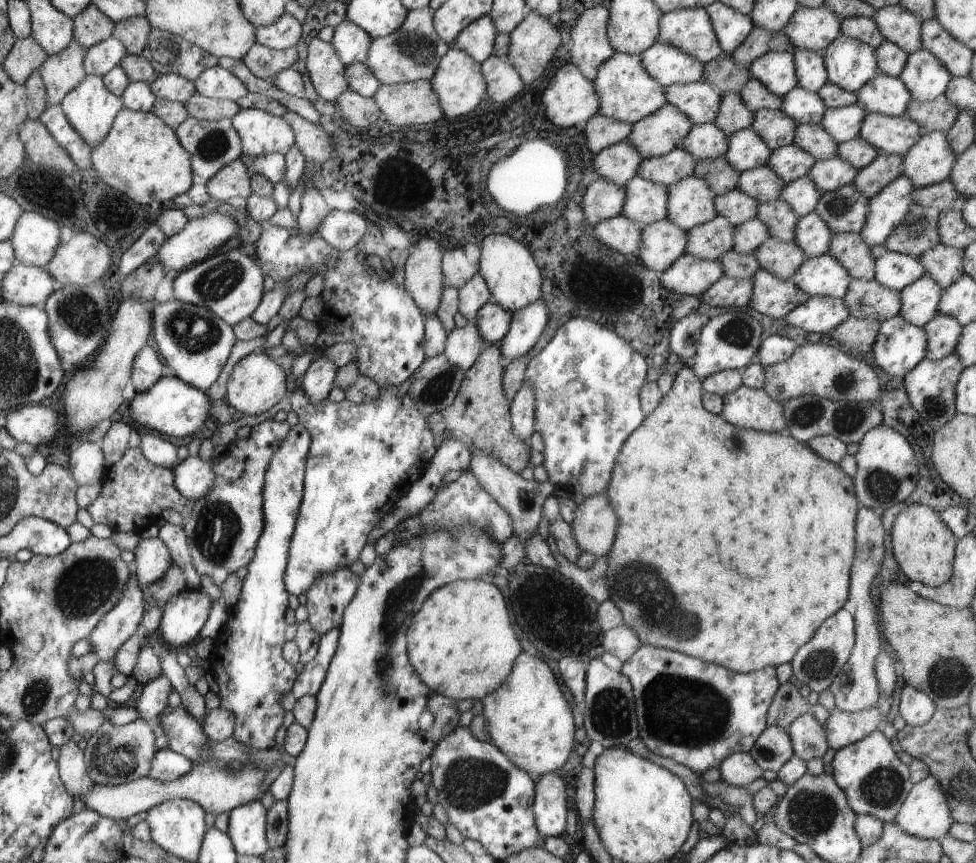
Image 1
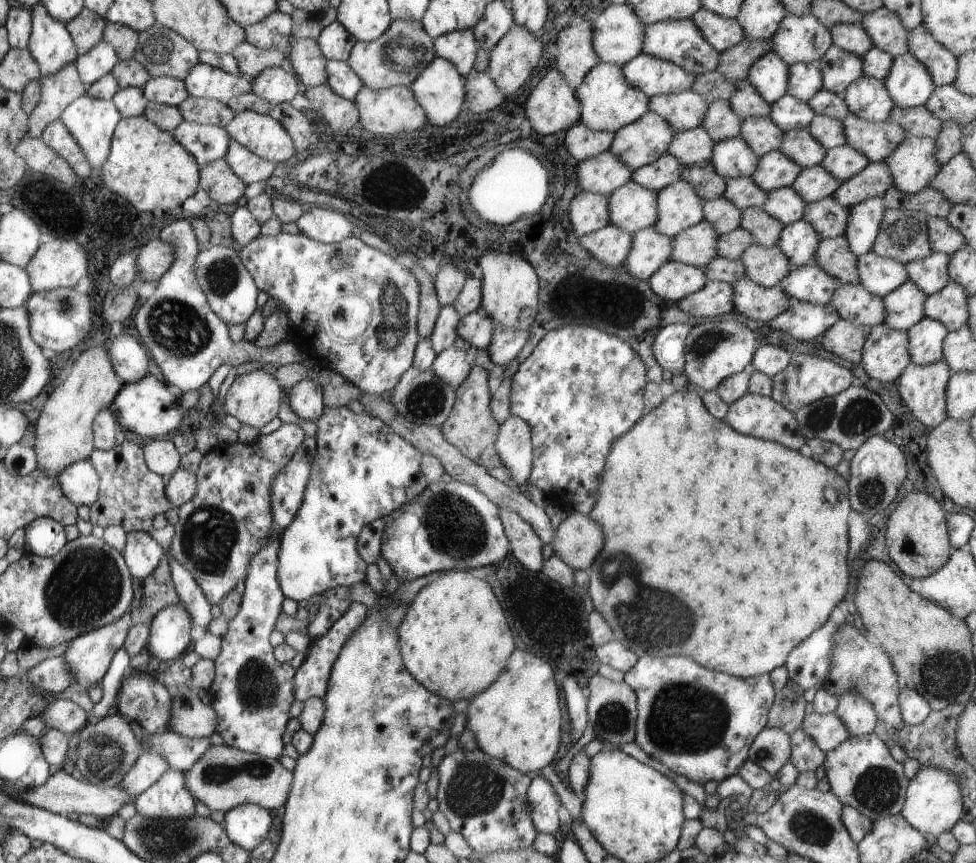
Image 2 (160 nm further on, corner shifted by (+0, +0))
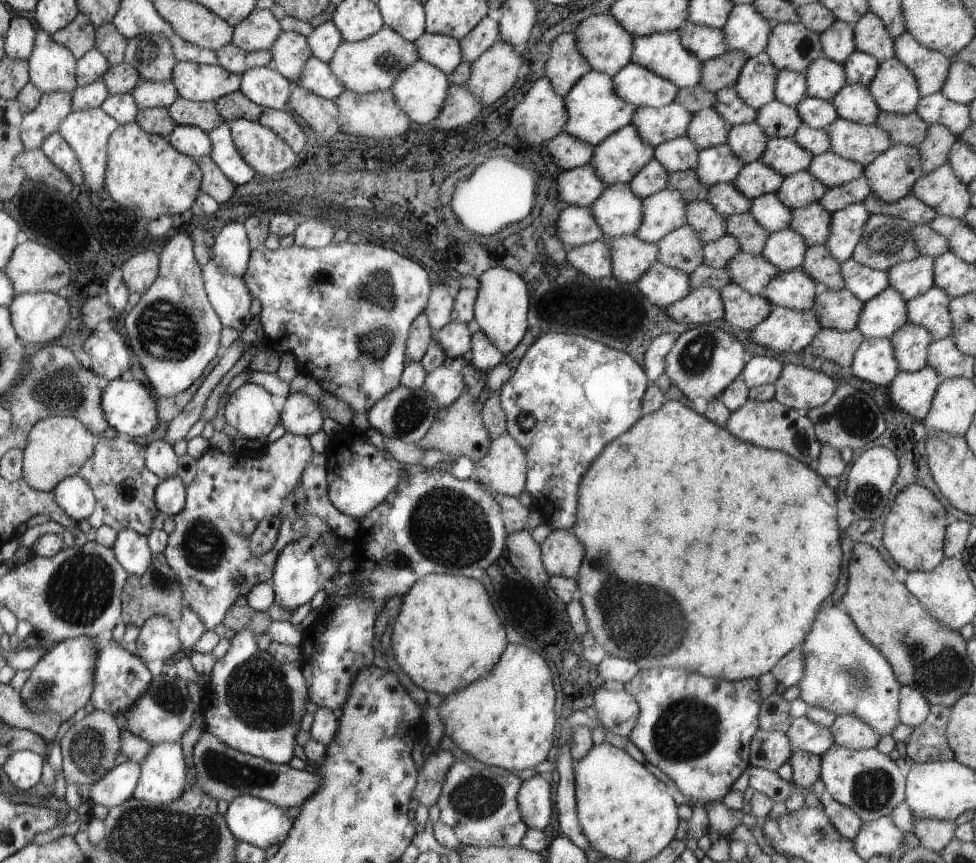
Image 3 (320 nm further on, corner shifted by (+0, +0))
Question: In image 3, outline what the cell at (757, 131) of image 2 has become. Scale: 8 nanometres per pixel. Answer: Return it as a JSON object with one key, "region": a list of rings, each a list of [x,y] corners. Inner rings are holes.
{"region":[[[752,121],[731,127],[725,144],[745,165],[762,156],[768,139],[756,121]]]}

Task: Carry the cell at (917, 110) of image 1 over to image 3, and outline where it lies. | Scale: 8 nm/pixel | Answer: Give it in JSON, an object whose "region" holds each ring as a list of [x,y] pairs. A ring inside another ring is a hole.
{"region":[[[881,112],[874,125],[887,132],[894,145],[901,144],[907,147],[918,146],[927,135],[929,127],[915,112],[907,115]]]}

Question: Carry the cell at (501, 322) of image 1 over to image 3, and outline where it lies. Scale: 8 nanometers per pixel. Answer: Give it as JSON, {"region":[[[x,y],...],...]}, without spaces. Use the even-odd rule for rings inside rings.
{"region":[[[452,320],[433,335],[433,340],[446,356],[453,359],[467,356],[471,347],[471,338],[472,334],[467,324]]]}

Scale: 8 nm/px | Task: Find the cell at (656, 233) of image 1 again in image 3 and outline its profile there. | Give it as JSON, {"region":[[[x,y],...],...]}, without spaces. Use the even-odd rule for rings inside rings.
{"region":[[[635,234],[609,239],[613,276],[622,284],[635,283],[658,261],[656,243],[647,243]]]}

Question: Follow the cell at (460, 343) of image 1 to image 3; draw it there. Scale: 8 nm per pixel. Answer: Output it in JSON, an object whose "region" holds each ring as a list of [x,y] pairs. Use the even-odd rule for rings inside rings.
{"region":[[[444,364],[426,375],[423,384],[425,391],[433,397],[440,410],[448,408],[454,401],[463,396],[465,384],[461,374],[454,372]]]}

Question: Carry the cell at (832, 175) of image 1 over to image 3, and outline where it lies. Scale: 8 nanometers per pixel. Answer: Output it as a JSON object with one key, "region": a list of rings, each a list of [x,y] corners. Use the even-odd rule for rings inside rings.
{"region":[[[803,170],[785,176],[775,193],[780,202],[793,211],[818,203],[827,190],[827,186]]]}

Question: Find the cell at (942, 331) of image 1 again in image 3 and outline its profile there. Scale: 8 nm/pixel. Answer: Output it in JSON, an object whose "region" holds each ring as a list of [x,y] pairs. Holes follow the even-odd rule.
{"region":[[[908,322],[889,339],[900,371],[915,373],[927,365],[927,350],[933,340],[926,328]]]}

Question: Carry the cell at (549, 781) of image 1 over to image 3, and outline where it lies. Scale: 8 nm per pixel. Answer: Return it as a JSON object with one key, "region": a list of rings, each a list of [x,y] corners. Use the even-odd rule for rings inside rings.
{"region":[[[534,775],[522,781],[517,801],[521,818],[525,821],[526,826],[544,831],[544,828],[550,824],[552,812],[554,812],[552,788],[544,777]]]}

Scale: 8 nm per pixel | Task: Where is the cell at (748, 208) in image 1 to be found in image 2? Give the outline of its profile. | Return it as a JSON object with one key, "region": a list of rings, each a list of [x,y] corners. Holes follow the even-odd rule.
{"region":[[[723,196],[704,202],[704,221],[713,225],[714,230],[719,234],[728,234],[733,230],[736,230],[740,226],[740,219],[742,211],[735,207],[729,200],[726,200]]]}

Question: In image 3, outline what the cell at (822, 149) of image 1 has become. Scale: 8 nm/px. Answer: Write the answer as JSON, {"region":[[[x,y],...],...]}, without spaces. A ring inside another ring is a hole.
{"region":[[[774,137],[767,140],[766,148],[759,159],[785,177],[807,170],[813,154],[798,146],[794,138]]]}

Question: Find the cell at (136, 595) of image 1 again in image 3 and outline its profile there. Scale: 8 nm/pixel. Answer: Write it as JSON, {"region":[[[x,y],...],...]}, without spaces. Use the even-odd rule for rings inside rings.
{"region":[[[97,637],[64,639],[54,646],[30,669],[19,695],[32,712],[52,713],[64,722],[84,708],[93,694],[93,672],[97,659]]]}

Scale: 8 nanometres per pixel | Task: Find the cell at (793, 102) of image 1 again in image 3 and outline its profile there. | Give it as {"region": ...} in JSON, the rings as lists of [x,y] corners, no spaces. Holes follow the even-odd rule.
{"region":[[[776,100],[761,106],[755,120],[762,132],[771,139],[774,137],[793,137],[803,123],[794,107],[786,106]]]}

